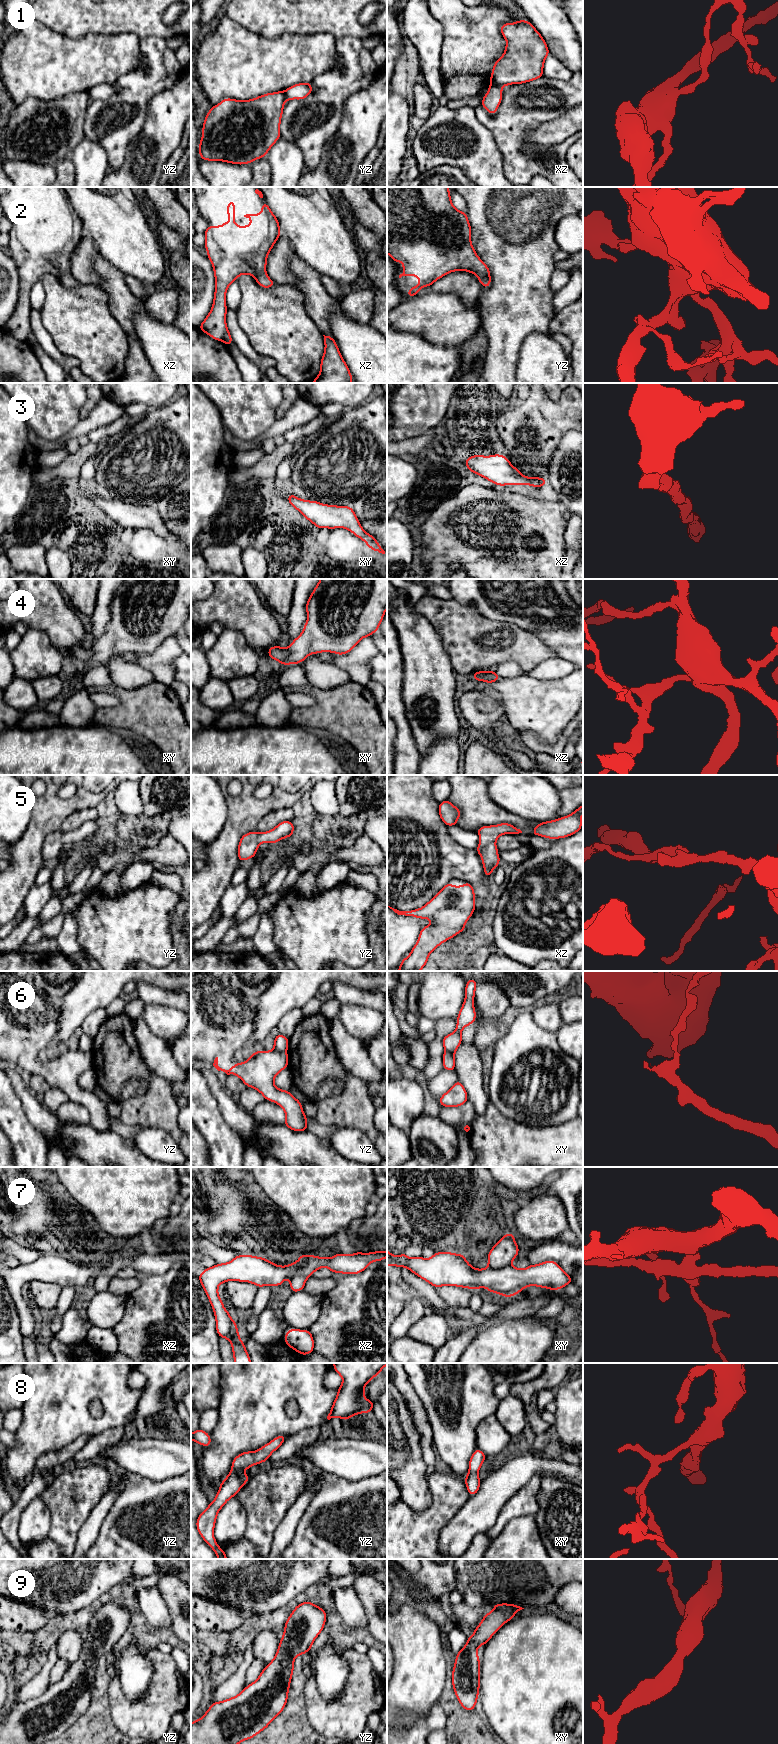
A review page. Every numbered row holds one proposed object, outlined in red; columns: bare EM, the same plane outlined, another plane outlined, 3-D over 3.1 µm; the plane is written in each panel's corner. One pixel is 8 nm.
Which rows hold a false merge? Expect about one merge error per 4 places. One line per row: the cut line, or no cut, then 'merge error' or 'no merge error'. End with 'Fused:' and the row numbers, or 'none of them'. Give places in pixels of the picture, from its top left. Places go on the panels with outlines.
1: cut xz (490, 83), (501, 87); merge error
2: cut none; no merge error
3: cut none; no merge error
4: cut none; no merge error
5: cut none; no merge error
6: cut yz (274, 1048), (279, 1051), (285, 1051); merge error
7: cut xy (509, 1264), (498, 1268), (488, 1266); merge error
8: cut none; no merge error
9: cut none; no merge error
Fused: 1, 6, 7

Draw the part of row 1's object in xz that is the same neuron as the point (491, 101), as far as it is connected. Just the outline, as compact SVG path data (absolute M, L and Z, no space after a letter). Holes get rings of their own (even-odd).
M491 85L486 95L483 97L481 105L488 111L489 114L494 115L502 101L502 87Z

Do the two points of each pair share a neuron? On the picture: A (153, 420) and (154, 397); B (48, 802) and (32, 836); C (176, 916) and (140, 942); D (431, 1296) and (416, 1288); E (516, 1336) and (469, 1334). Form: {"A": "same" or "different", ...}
{"A": "different", "B": "same", "C": "different", "D": "same", "E": "different"}

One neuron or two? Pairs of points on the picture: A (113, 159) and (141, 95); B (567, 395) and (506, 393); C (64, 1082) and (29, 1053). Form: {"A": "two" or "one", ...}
{"A": "one", "B": "two", "C": "one"}

